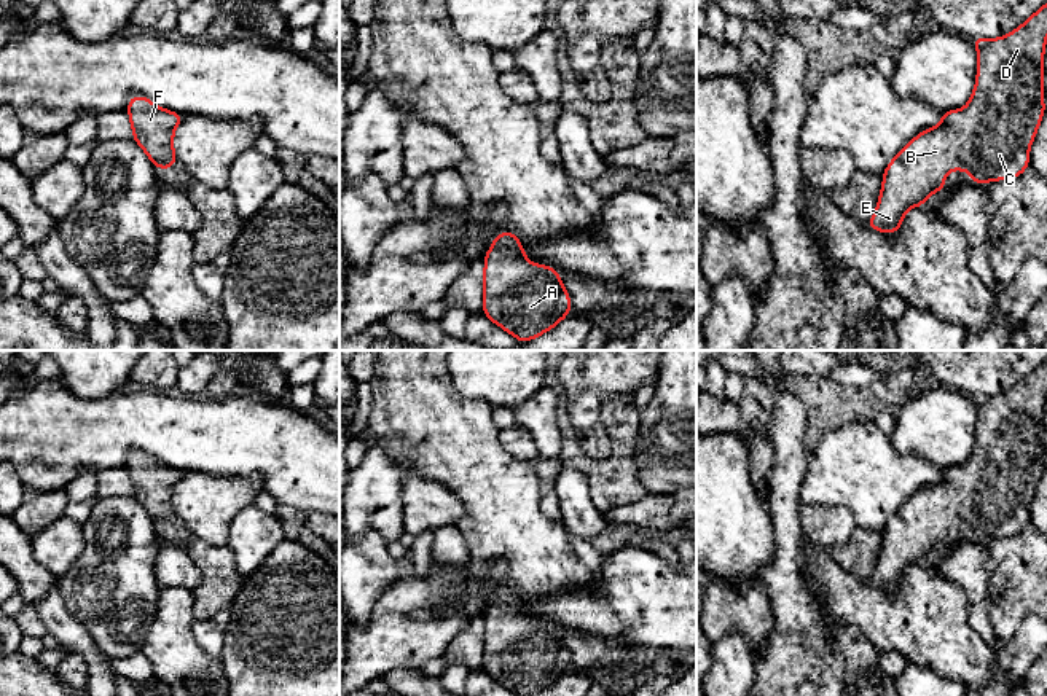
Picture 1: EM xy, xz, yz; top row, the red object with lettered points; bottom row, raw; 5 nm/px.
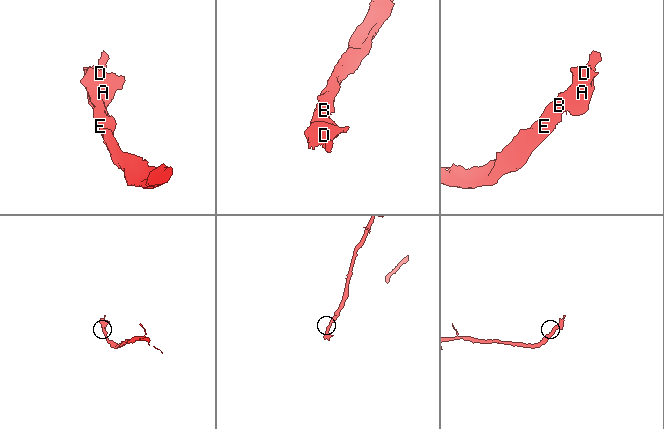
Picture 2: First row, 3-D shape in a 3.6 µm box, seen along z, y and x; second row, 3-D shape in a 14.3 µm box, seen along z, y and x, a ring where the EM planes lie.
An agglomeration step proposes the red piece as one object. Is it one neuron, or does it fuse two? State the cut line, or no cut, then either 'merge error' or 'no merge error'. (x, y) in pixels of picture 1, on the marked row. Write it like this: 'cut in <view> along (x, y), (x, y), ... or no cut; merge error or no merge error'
no cut; no merge error

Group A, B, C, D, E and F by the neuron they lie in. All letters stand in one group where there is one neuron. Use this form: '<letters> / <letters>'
A B C D E F

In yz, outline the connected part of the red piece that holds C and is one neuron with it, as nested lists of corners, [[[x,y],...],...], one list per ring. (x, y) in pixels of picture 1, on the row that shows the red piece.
[[[1047,3],[1010,33],[985,40],[974,37],[977,48],[977,80],[971,100],[963,110],[942,111],[937,127],[921,131],[888,164],[878,205],[867,226],[894,234],[905,212],[923,207],[924,201],[945,190],[945,174],[967,170],[974,183],[1010,180],[1029,167],[1029,147],[1045,113],[1044,48],[1047,43]]]

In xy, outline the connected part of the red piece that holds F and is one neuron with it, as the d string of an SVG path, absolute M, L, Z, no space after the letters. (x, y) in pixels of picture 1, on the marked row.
M143 96L127 100L132 139L147 153L155 167L166 170L178 159L172 147L174 132L185 115L156 107Z

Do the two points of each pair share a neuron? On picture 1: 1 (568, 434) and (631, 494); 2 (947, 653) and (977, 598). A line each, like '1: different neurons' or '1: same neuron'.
1: same neuron
2: different neurons

